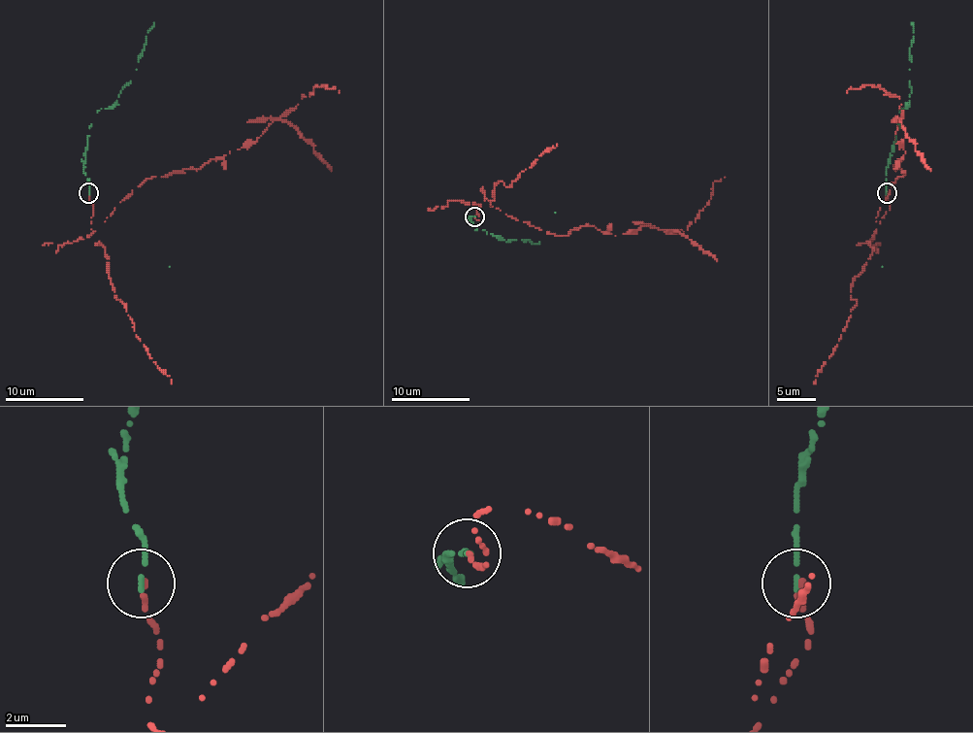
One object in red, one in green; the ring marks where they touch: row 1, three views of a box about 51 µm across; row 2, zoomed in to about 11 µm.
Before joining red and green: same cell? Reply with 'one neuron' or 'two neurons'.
two neurons

